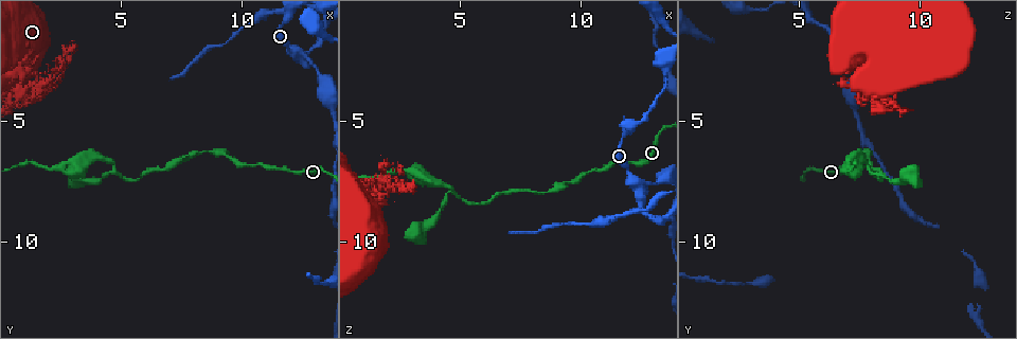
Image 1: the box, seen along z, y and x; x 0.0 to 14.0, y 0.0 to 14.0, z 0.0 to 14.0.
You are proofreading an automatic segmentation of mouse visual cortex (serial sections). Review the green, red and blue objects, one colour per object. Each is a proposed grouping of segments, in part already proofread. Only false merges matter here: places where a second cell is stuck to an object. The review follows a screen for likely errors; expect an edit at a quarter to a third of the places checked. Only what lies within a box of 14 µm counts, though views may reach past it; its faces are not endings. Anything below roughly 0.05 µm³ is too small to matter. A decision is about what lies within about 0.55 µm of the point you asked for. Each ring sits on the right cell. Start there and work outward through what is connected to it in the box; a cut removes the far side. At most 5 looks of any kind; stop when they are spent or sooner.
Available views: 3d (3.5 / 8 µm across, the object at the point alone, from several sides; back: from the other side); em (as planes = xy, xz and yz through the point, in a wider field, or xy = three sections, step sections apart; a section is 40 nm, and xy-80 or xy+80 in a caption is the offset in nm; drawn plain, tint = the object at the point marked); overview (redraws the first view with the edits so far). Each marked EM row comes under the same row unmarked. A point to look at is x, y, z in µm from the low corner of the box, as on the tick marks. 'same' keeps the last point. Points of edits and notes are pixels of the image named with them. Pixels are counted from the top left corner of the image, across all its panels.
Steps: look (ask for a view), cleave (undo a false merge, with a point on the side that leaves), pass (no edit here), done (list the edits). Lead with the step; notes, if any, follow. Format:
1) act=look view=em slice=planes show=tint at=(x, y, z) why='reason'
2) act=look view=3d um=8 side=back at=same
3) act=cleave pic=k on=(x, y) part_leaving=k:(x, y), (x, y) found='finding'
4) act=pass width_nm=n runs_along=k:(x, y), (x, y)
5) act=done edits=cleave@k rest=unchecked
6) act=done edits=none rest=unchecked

act=look view=3d um=3.5 at=(12.3, 2.3, 7.5) why='three-way junction'

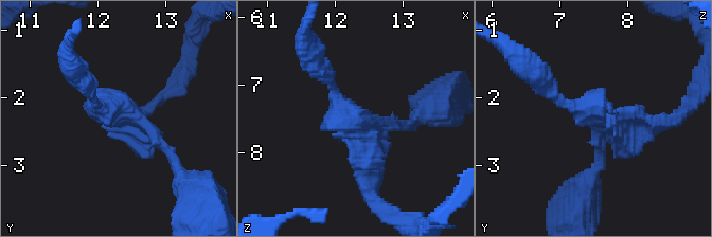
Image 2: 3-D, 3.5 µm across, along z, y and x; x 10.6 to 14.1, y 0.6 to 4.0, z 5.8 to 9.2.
act=cleave pic=2 on=(362, 187) part_leaving=2:(362, 143), (370, 197), (395, 221) found='two cells meet here'

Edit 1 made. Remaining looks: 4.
act=look view=overview why='see it whole again'

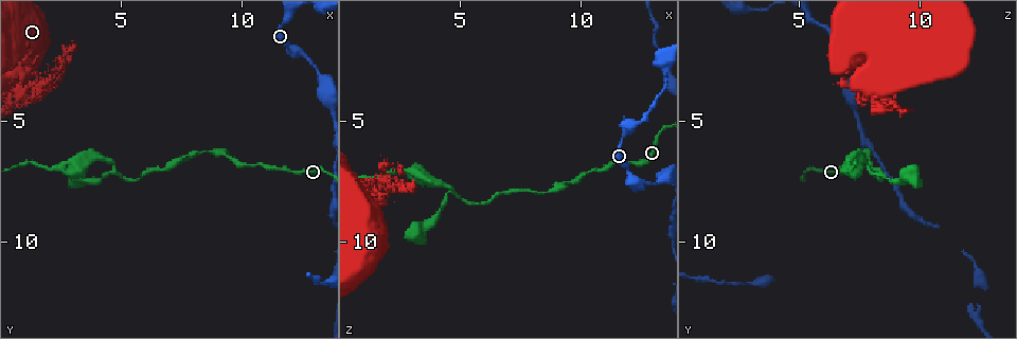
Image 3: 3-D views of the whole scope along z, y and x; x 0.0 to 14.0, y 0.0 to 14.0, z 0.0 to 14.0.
act=look view=3d um=3.5 at=(4.8, 7.0, 7.9) why='calibre changes'

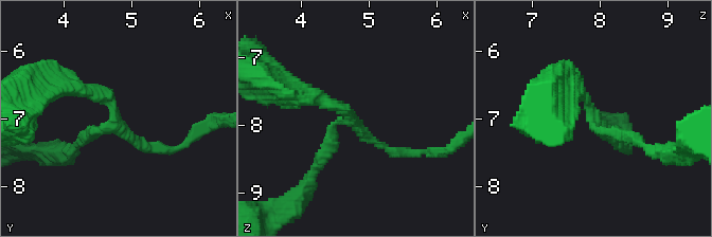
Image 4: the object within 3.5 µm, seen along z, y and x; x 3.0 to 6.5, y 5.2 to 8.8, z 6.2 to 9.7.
act=look view=em slice=xy step=3 show=tint at=(4.70, 7.05, 7.95) arms=3 arm_widths_nm=150,200,200 why='need the tissue'

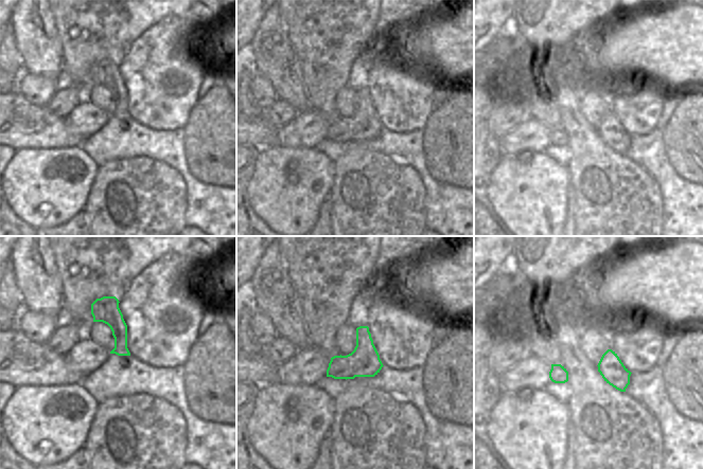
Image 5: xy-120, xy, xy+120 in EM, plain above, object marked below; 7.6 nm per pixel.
act=look view=em slice=xy step=5 show=tint at=same why='another direction'

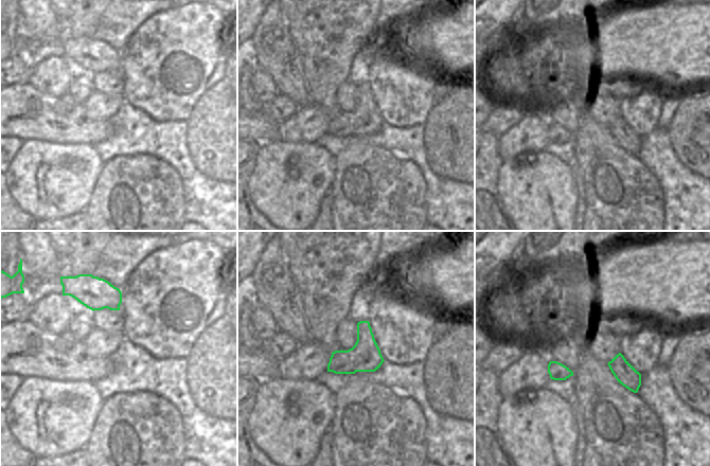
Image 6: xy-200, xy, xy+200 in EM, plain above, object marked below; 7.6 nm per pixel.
act=pass runs_along=4:(406, 153), (376, 143), (344, 110), (308, 96) found='all the same cell'

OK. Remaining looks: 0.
act=done edits=cleave@2 rest=unchecked

